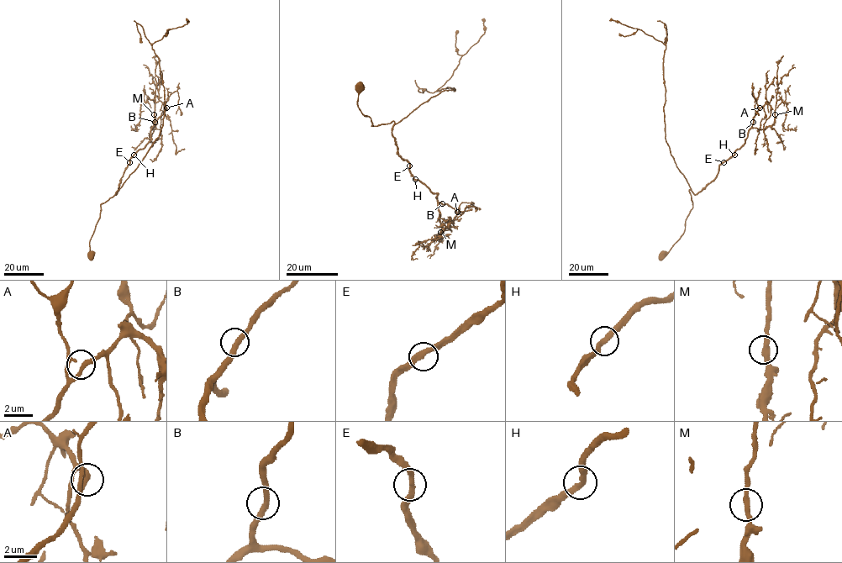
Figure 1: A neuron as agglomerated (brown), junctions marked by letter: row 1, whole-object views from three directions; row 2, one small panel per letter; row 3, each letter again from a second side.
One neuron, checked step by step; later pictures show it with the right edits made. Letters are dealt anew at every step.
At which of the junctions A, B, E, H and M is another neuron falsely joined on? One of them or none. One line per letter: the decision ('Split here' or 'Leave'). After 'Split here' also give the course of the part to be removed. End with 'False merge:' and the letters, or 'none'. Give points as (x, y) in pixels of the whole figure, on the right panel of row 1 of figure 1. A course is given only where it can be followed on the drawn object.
A: Leave
B: Leave
E: Leave
H: Leave
M: Leave
False merge: none

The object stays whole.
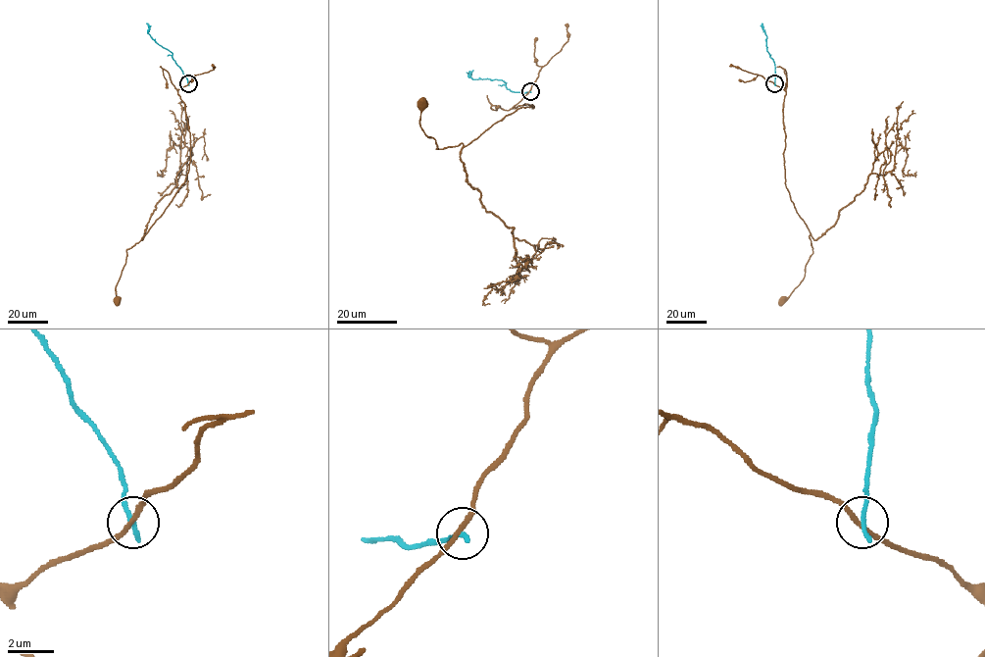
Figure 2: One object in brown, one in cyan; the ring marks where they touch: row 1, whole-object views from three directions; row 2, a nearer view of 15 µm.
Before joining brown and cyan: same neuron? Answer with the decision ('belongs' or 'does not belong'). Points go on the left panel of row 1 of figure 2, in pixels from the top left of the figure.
does not belong

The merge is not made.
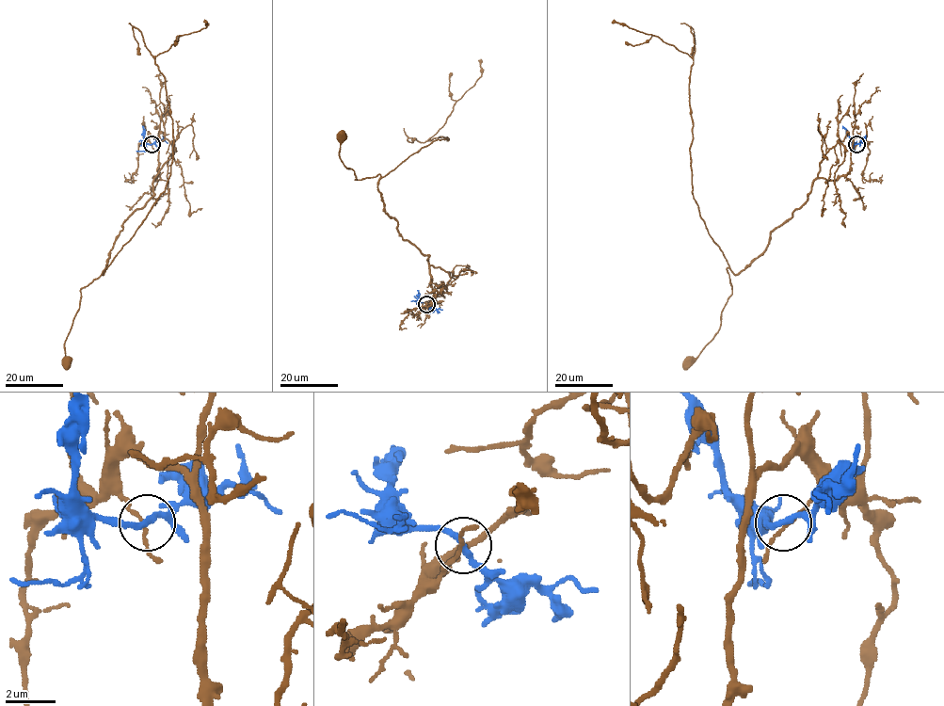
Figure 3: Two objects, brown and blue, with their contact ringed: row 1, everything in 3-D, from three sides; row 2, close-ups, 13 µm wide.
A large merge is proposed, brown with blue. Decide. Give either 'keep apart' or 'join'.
keep apart

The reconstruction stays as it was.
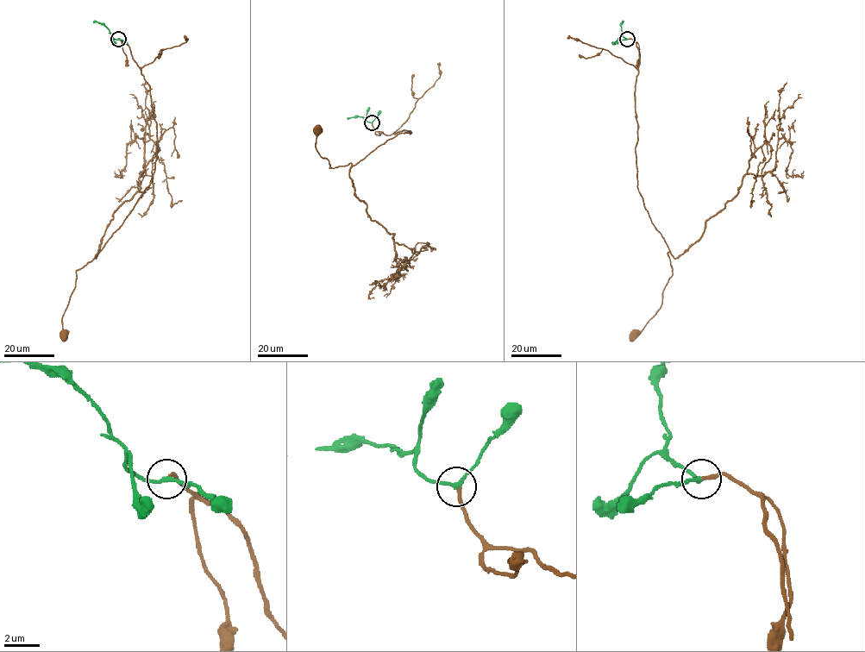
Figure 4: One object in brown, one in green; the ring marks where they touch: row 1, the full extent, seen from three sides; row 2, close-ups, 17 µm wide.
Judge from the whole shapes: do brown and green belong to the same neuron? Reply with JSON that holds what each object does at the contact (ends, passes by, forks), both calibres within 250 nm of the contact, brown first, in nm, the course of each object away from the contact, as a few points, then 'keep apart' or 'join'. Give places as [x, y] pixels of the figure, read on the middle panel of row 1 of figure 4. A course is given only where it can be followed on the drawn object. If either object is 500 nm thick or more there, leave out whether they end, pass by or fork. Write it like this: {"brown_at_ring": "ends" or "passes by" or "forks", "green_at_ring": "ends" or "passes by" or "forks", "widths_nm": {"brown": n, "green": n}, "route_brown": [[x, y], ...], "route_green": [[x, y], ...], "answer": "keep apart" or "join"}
{"brown_at_ring": "ends", "green_at_ring": "passes by", "widths_nm": {"brown": 200, "green": 200}, "route_brown": [[372, 122], [385, 134], [410, 134], [398, 134], [356, 164], [329, 167], [316, 147], [317, 129]], "route_green": [[372, 122], [359, 116], [347, 119]], "answer": "join"}

